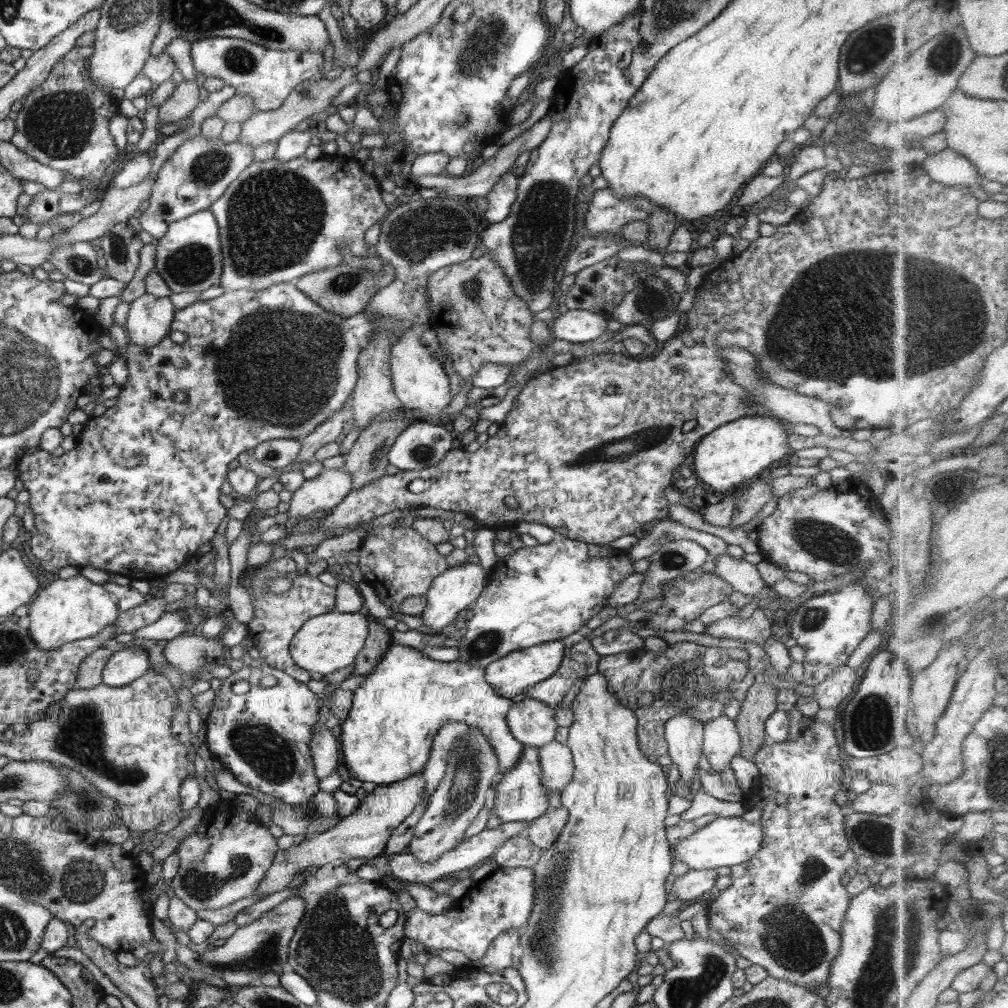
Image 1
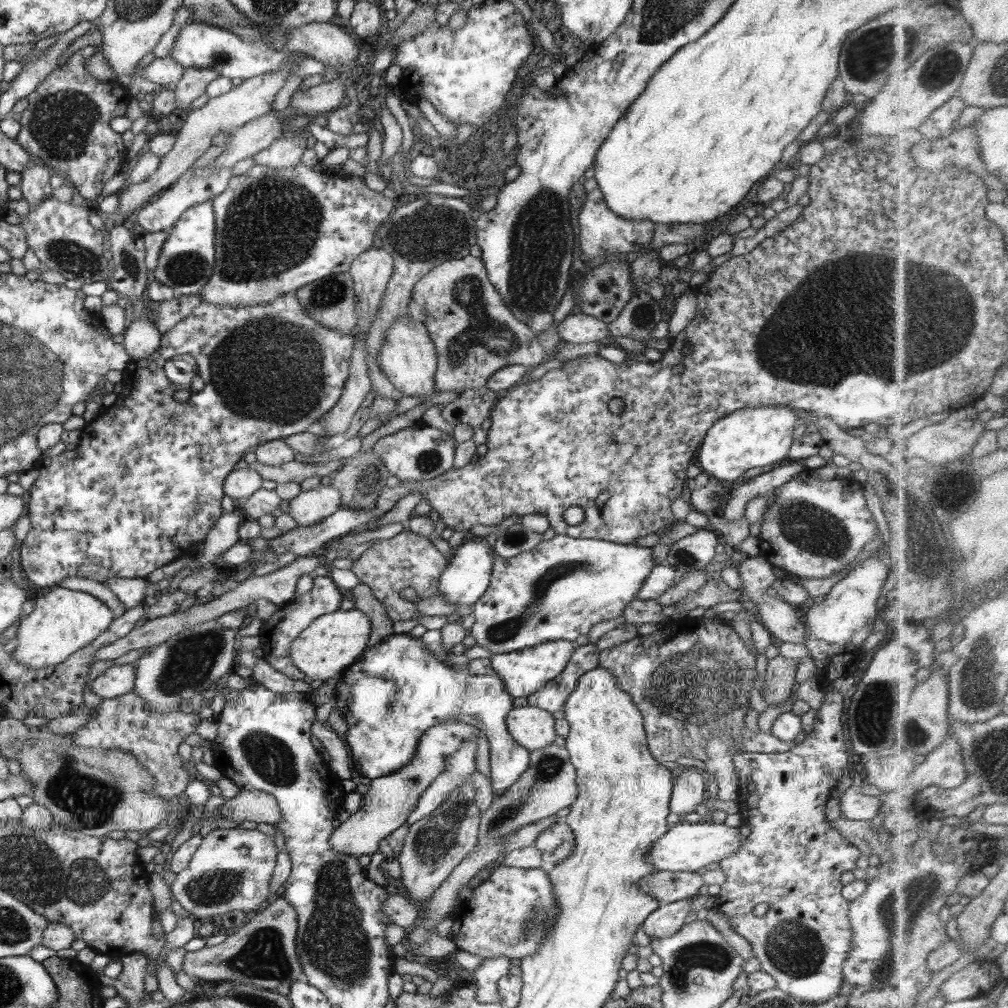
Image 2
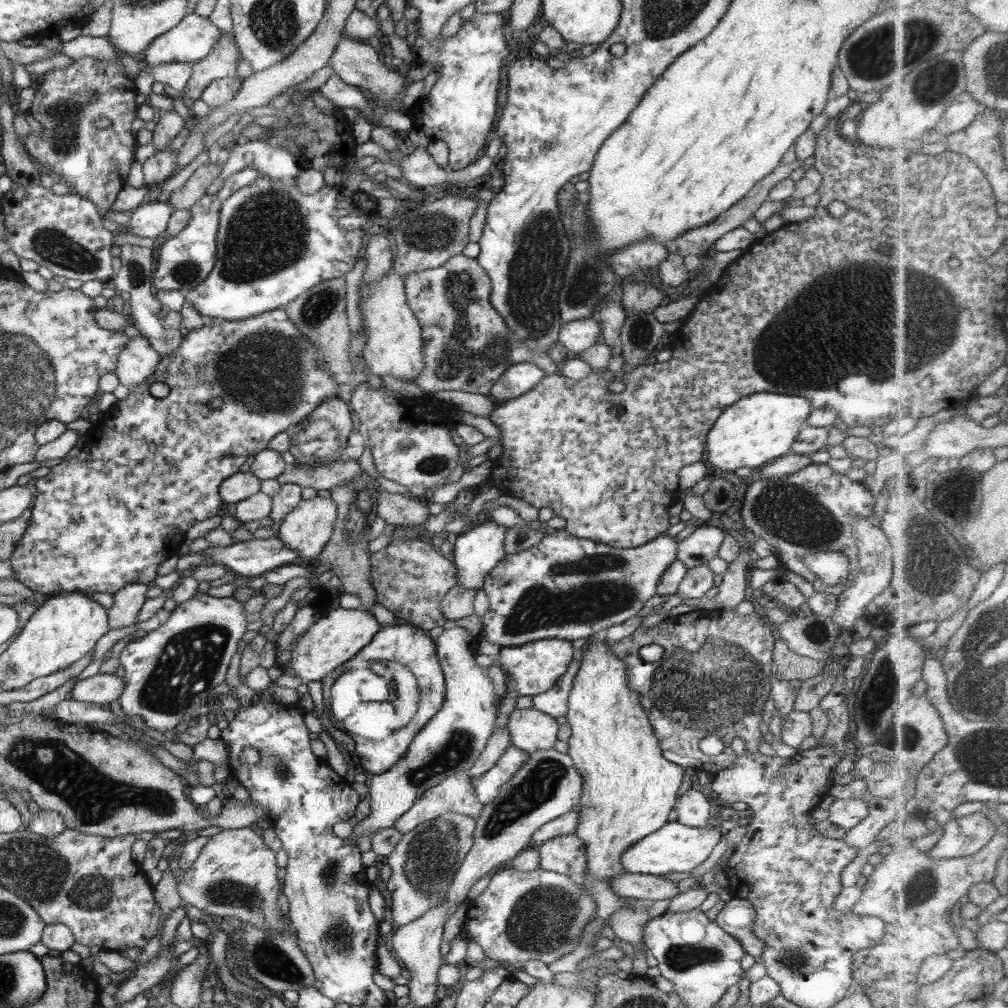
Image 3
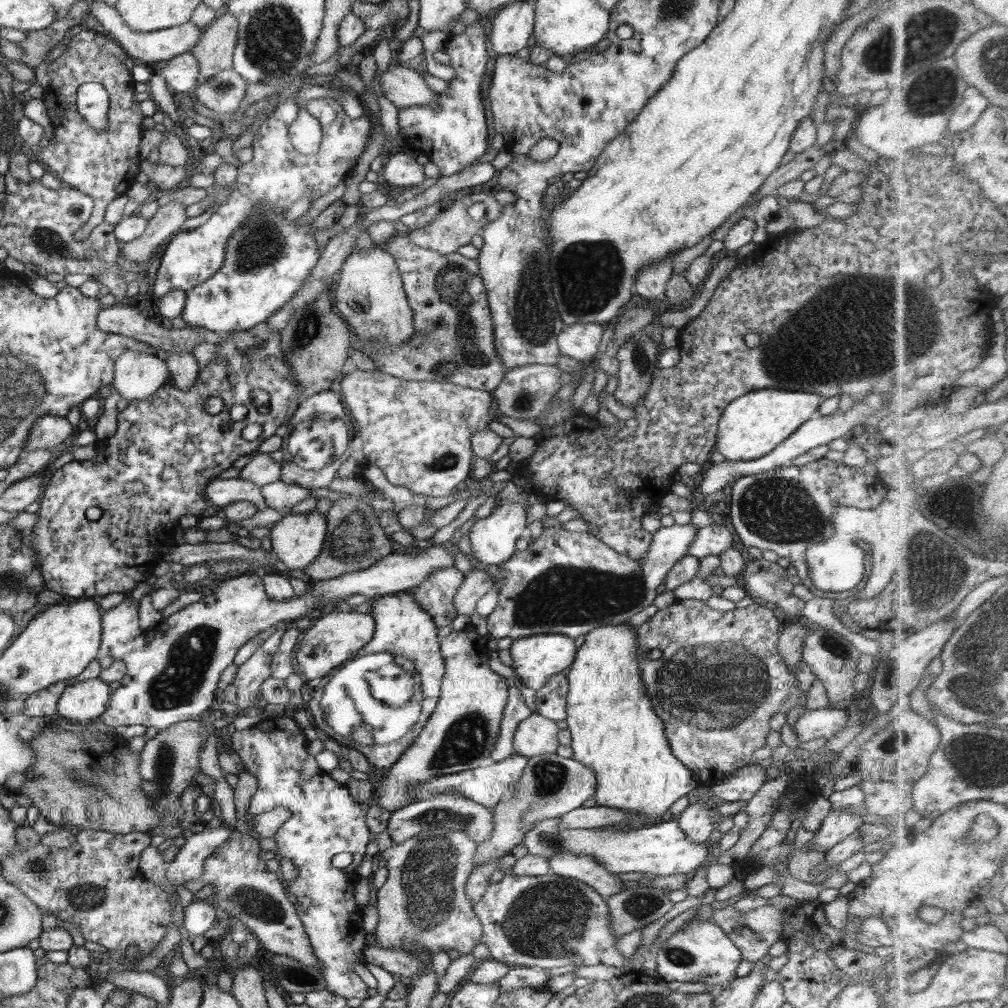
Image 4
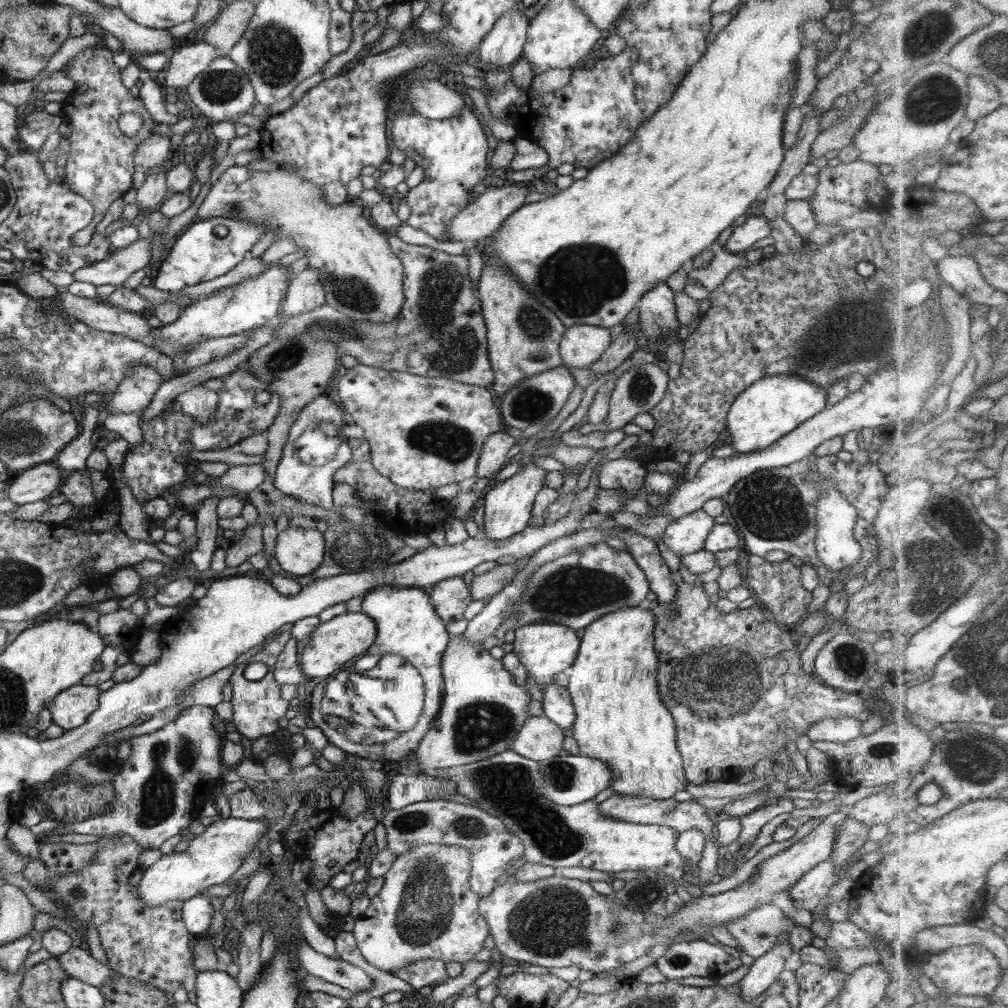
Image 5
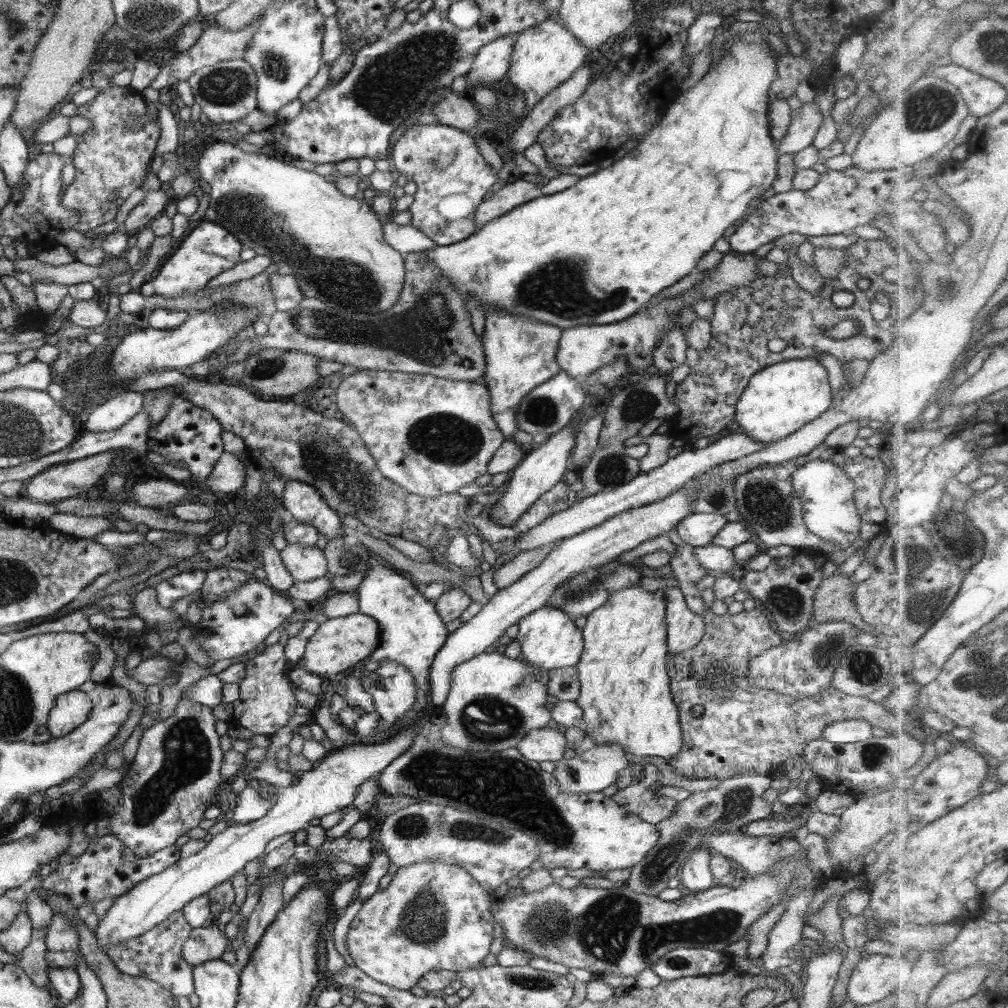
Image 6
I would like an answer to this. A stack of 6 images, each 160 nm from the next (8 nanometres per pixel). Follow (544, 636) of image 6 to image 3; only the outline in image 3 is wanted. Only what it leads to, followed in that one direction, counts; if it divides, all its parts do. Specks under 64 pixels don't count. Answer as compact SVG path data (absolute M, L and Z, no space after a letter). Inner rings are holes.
M557 638L528 642L520 646L505 646L497 657L497 662L506 668L514 682L516 692L520 696L534 696L550 690L557 680L566 672L568 665L573 661L575 649L572 641L560 640Z

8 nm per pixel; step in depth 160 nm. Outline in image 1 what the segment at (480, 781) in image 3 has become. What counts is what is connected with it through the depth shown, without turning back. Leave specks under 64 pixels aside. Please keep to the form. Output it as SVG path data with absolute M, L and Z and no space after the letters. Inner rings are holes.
M392 643L376 665L363 678L362 684L353 691L353 703L350 712L340 728L340 748L343 764L347 766L352 778L361 783L371 782L375 785L388 786L402 782L405 778L422 773L429 761L433 738L447 722L460 721L471 728L479 729L493 746L498 759L500 774L514 768L525 745L509 729L506 715L512 708L512 699L496 694L495 688L486 682L485 667L457 659L451 662L433 660L417 648Z

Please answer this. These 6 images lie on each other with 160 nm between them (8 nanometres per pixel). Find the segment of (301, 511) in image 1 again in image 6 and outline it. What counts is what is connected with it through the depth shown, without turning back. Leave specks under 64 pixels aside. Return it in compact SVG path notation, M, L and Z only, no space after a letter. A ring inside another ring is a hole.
M290 544L279 552L284 566L296 582L311 582L329 572L322 549L313 544Z

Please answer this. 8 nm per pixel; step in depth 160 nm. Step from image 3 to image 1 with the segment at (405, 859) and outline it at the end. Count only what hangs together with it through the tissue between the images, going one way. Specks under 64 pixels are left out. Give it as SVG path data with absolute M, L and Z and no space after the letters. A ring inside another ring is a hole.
M470 726L467 736L457 738L454 754L448 757L444 778L441 778L440 785L436 787L436 791L427 800L426 812L422 814L422 818L416 824L412 841L408 844L409 854L414 856L414 859L418 859L420 863L430 863L430 861L440 858L447 851L459 846L464 841L464 833L468 831L468 827L472 825L476 816L480 814L480 810L484 808L486 792L491 788L492 778L497 772L499 772L498 759L493 746L488 742L483 732Z

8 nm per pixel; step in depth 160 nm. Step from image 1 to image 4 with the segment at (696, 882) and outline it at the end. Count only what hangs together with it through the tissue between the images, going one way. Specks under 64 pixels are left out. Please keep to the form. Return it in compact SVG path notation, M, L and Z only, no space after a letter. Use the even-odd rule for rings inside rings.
M560 852L552 855L548 864L551 873L585 882L604 898L622 890L624 881L598 864L592 856Z

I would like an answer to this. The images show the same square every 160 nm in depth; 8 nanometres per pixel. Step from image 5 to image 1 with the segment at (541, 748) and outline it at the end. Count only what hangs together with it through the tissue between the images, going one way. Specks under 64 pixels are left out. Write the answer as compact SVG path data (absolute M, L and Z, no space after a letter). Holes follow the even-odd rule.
M534 698L514 702L506 715L511 733L525 746L540 748L554 741L558 723L555 709Z

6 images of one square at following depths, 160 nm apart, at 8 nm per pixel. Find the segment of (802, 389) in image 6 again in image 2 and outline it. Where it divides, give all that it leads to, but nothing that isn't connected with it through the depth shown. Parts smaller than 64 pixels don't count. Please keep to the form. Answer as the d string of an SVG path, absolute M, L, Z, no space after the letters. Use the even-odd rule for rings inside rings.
M788 405L746 407L718 420L698 448L698 465L708 476L721 481L736 480L746 470L779 463L789 454L800 411Z

